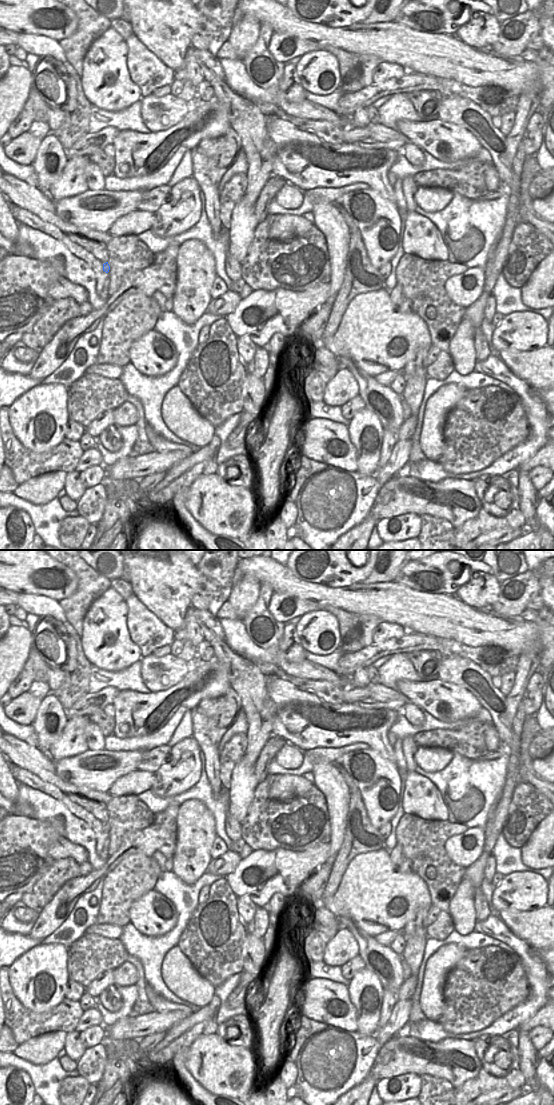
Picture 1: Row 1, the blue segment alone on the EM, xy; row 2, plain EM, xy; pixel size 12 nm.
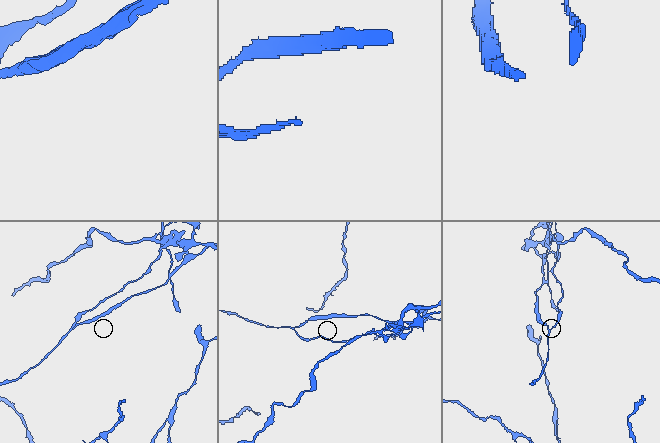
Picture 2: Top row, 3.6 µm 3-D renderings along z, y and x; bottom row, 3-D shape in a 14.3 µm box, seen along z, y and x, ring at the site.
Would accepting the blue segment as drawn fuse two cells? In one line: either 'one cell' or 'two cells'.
two cells

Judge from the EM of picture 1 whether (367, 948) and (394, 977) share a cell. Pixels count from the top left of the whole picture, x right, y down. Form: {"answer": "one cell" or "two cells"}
{"answer": "one cell"}

